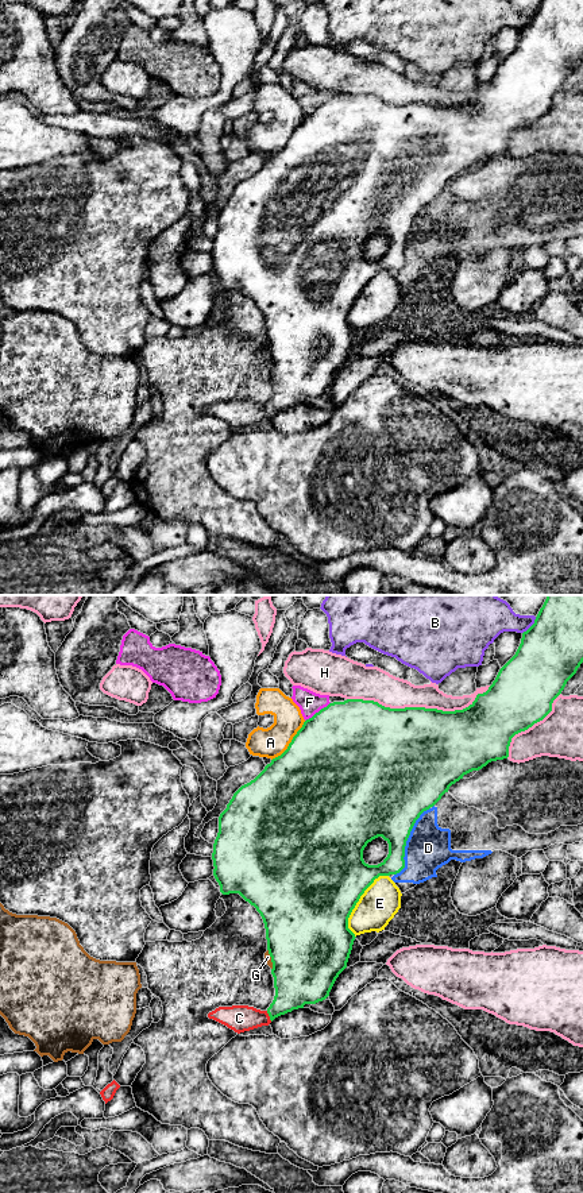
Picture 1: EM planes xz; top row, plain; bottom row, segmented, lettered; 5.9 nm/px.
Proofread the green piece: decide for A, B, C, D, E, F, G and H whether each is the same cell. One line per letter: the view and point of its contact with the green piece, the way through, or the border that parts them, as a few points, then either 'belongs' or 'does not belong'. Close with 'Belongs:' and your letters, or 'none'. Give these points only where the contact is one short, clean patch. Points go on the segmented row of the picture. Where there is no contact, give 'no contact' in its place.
A: xz (290, 742) | does not belong
B: xz (532, 625) | does not belong
C: xz (269, 1015) | across xz (296, 983), (293, 991), (269, 1015), (239, 1018) | belongs
D: xz (406, 840) | does not belong
E: xz (358, 900) | does not belong
F: xz (319, 711) | does not belong
G: xz (271, 960) | does not belong
H: xz (419, 707) | does not belong
Belongs: C

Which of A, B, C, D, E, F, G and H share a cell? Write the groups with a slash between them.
A / B / C / D / E / F / G / H

